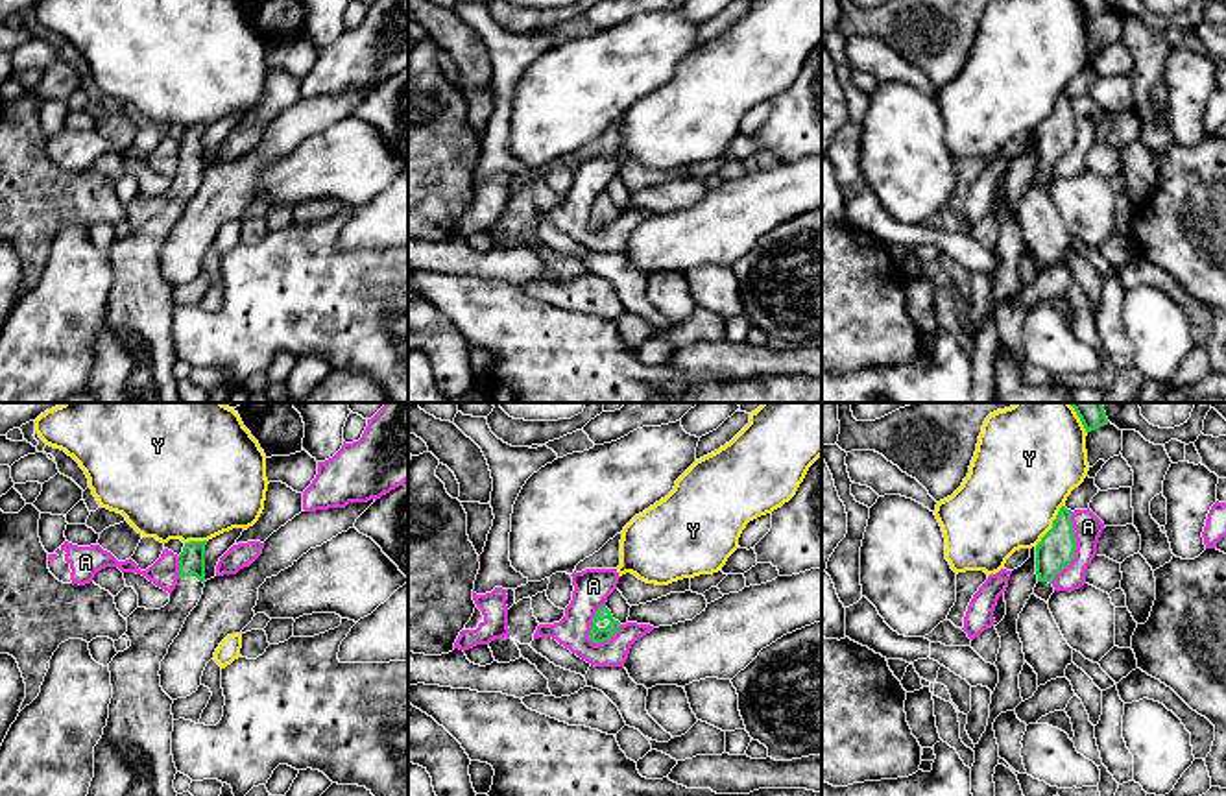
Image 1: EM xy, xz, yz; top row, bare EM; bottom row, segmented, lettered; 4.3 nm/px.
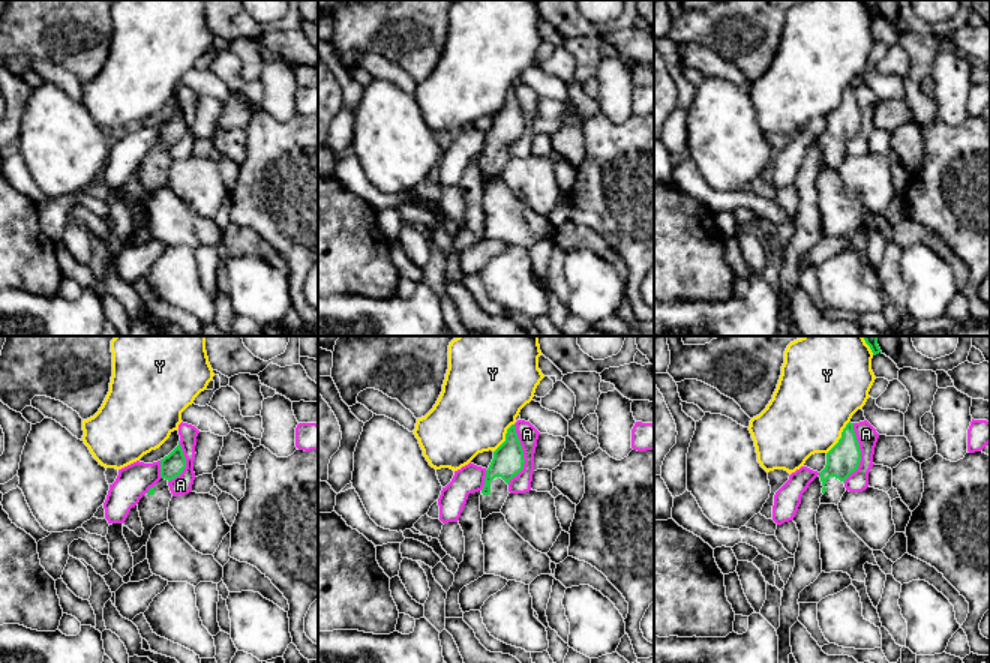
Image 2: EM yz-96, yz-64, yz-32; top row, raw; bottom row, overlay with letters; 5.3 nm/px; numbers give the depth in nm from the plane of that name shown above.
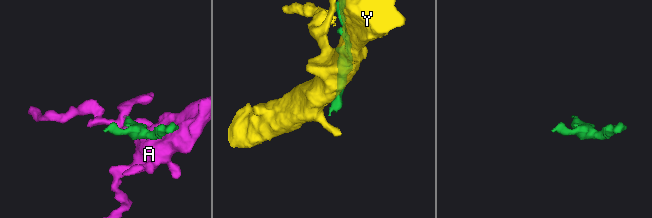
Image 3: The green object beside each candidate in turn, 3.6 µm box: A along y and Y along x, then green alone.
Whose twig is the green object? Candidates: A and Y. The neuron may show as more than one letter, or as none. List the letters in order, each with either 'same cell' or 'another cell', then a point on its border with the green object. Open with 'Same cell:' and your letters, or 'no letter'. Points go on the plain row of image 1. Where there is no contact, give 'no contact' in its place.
Same cell: no letter
A: another cell | xz (591, 211)
Y: another cell | yz (1053, 111)

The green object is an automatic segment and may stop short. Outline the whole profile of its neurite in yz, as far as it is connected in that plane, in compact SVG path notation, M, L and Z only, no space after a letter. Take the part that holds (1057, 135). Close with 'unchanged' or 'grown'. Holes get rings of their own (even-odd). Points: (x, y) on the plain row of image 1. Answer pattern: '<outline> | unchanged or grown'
M1060 94L1052 115L1036 131L1036 161L1038 170L1034 181L1049 188L1054 179L1054 163L1075 146L1076 127L1071 109L1071 96Z | grown

